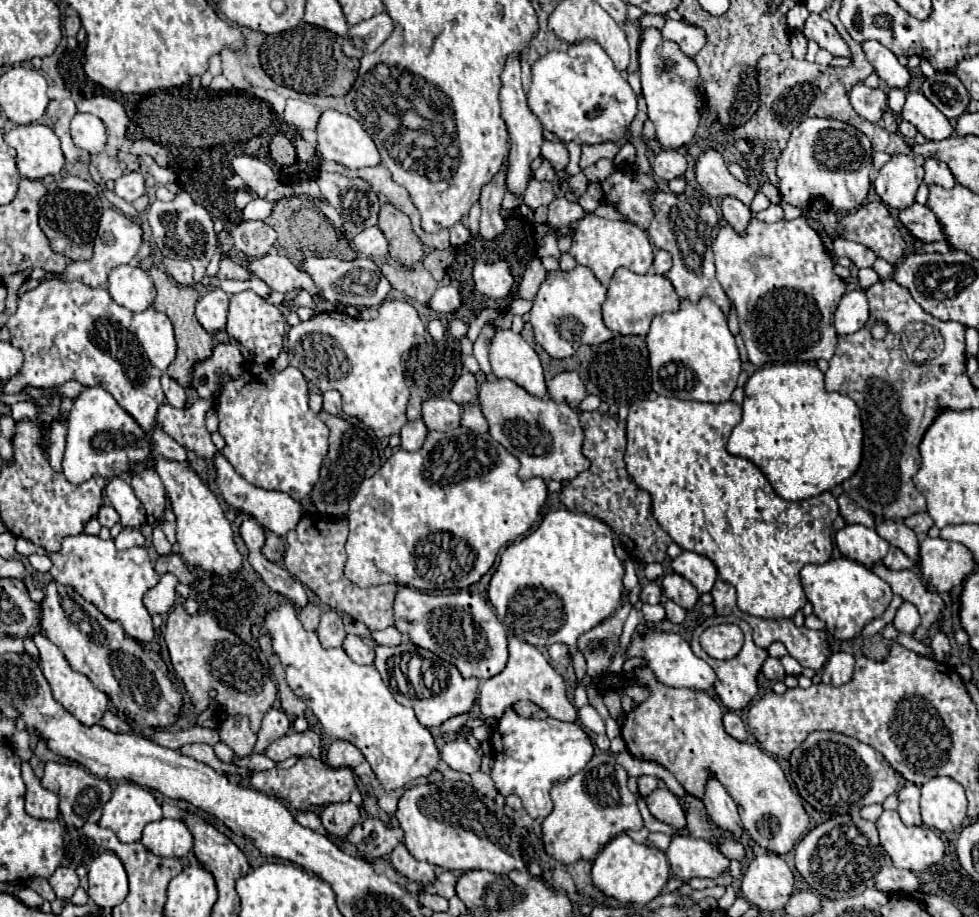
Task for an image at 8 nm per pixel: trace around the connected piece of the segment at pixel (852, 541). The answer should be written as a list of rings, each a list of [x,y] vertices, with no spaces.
[[[846,524],[836,532],[836,546],[846,558],[872,568],[886,556],[890,544],[872,528],[862,524]]]

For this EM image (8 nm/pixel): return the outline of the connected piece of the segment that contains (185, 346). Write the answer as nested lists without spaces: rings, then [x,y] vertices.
[[[150,266],[148,274],[152,276],[154,280],[154,286],[156,286],[156,300],[154,300],[154,308],[158,312],[164,312],[172,324],[174,324],[174,332],[176,332],[176,342],[178,342],[178,350],[176,350],[176,358],[172,362],[172,366],[168,366],[166,374],[170,378],[174,378],[178,384],[182,386],[188,386],[190,384],[190,378],[192,378],[192,366],[194,362],[198,360],[204,360],[212,354],[212,346],[214,346],[214,338],[200,326],[200,322],[196,322],[196,316],[194,316],[194,304],[196,304],[196,298],[198,298],[198,292],[194,286],[180,286],[176,284],[176,280],[172,276],[168,276],[166,272],[162,272],[160,268],[156,266]]]

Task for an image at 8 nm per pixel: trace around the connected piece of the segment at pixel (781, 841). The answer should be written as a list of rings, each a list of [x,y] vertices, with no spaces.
[[[648,666],[634,670],[630,676],[604,672],[594,678],[592,684],[598,694],[604,694],[606,690],[620,690],[620,684],[648,686],[650,696],[628,712],[620,726],[620,736],[624,738],[628,752],[640,760],[662,764],[674,774],[688,794],[698,798],[704,796],[704,782],[708,782],[708,778],[720,780],[738,804],[742,826],[754,842],[776,854],[788,854],[794,848],[796,840],[806,832],[810,822],[800,798],[792,792],[780,764],[774,758],[754,744],[734,740],[724,730],[718,700],[702,690],[668,688],[656,680]]]

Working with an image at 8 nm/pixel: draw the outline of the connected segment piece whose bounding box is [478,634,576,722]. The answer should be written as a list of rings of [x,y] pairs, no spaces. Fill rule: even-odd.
[[[510,634],[508,636],[508,652],[510,652],[510,658],[508,658],[506,668],[498,676],[492,676],[482,682],[480,698],[478,698],[482,714],[486,718],[500,718],[508,706],[514,706],[520,700],[530,700],[536,706],[540,706],[550,718],[556,718],[560,722],[574,722],[576,708],[572,706],[572,702],[566,696],[564,680],[546,662],[546,658],[540,654],[540,650],[536,646],[516,638],[514,634]]]

